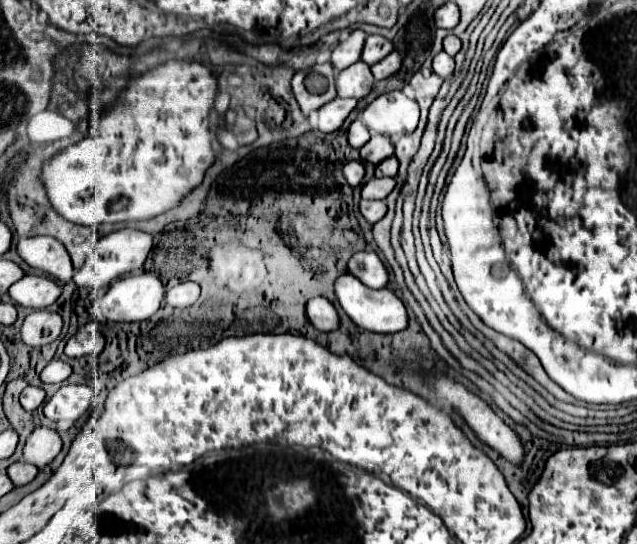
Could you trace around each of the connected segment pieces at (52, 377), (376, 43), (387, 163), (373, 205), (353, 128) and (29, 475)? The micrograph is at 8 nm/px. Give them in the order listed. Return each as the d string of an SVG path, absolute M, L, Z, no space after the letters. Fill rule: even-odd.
M50 361L40 373L42 383L64 383L72 373L72 367L64 361Z
M368 35L364 51L362 51L362 61L368 65L374 65L374 63L382 61L392 49L394 49L394 45L390 39L386 39L382 35Z
M392 155L388 159L384 159L378 167L376 167L376 177L396 177L398 173L398 159Z
M360 201L360 211L370 223L376 223L386 215L388 207L386 201Z
M360 119L352 121L352 125L348 129L348 141L352 147L358 147L358 149L370 141L370 131L366 129L366 125Z
M18 461L18 463L14 463L14 465L8 467L8 477L12 479L12 483L16 487L22 487L22 485L30 483L36 477L36 473L38 473L38 469L34 465L24 463L24 461Z

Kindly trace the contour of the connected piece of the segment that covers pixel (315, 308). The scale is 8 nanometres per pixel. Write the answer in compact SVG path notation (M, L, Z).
M314 297L306 305L306 315L308 321L312 323L314 329L330 333L340 327L340 317L336 307L326 299L326 297Z

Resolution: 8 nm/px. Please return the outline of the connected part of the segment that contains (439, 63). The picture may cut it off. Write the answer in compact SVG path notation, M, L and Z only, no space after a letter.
M440 51L440 53L434 57L432 67L434 67L434 73L438 73L440 77L448 77L448 75L452 75L452 71L454 71L454 57L450 57L446 51Z

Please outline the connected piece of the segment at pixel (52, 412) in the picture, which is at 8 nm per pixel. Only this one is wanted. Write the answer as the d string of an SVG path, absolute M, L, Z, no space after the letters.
M62 385L52 399L44 405L44 415L50 421L70 421L74 423L82 417L92 403L92 389L88 385Z

